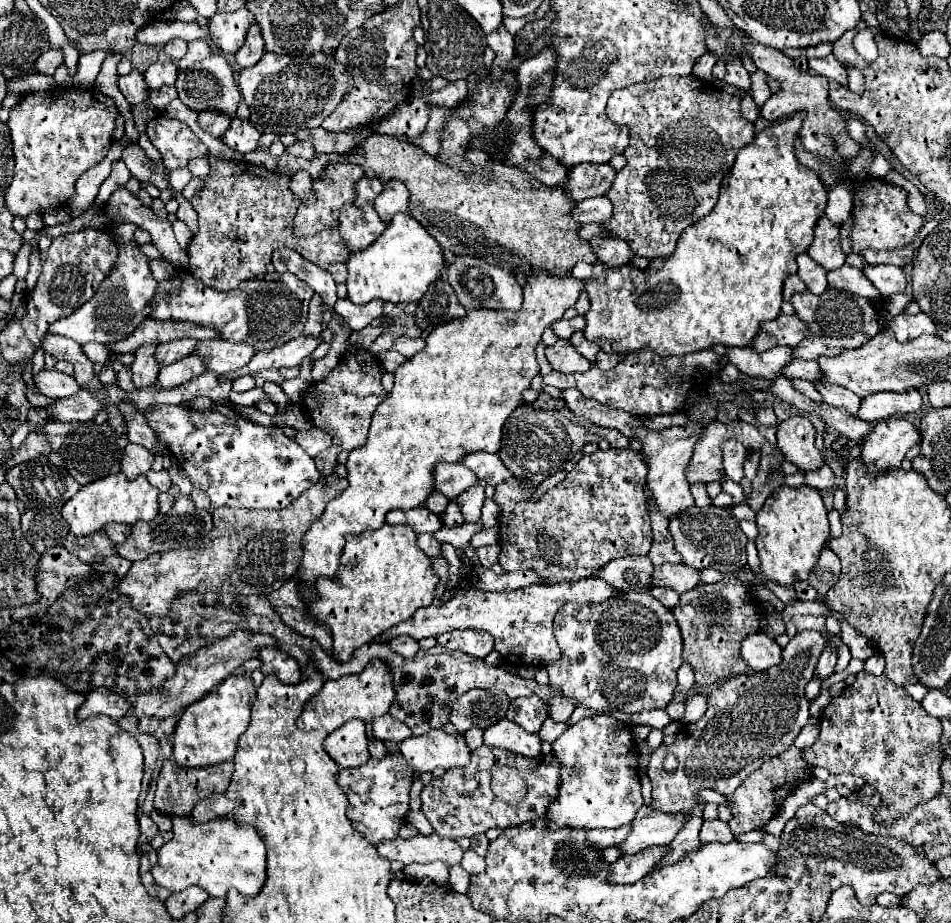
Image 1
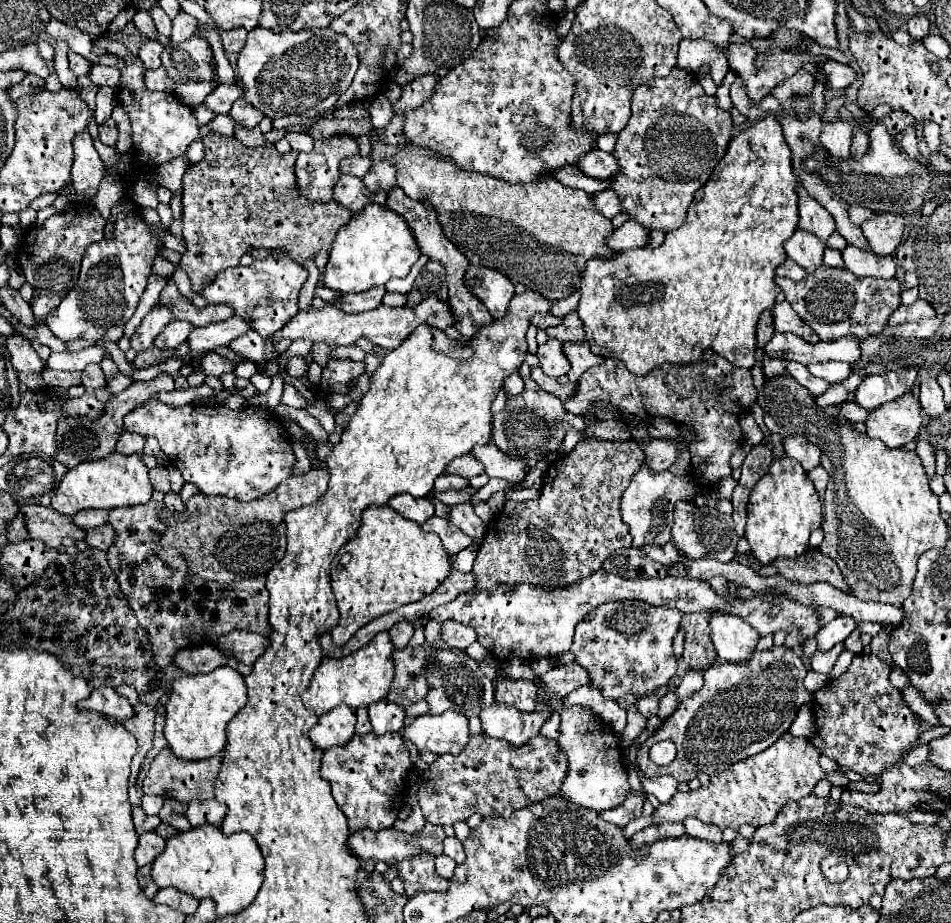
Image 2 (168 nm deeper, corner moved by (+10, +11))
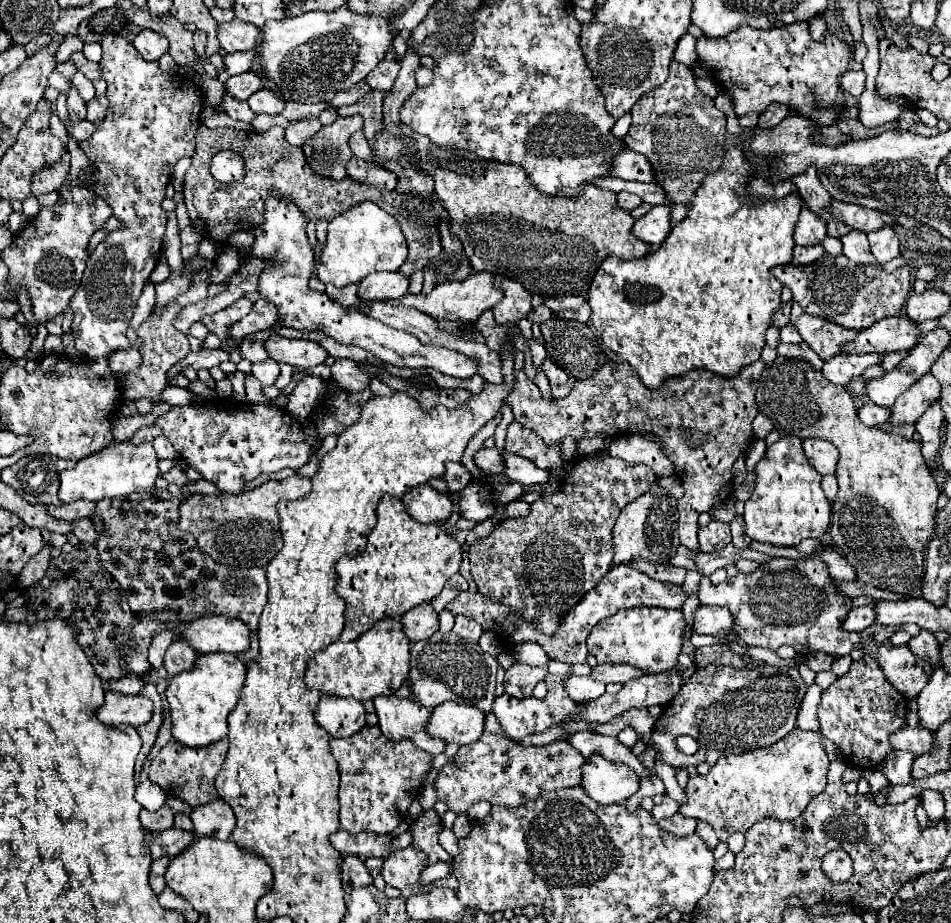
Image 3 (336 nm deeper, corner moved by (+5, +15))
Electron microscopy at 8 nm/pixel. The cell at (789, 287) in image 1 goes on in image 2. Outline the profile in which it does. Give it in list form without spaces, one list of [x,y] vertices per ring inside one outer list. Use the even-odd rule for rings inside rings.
[[[786,258],[784,264],[776,270],[776,274],[778,274],[778,276],[786,276],[786,278],[790,278],[790,280],[802,280],[802,278],[806,278],[808,272],[806,272],[804,268],[800,268],[800,264],[796,264],[794,260]]]

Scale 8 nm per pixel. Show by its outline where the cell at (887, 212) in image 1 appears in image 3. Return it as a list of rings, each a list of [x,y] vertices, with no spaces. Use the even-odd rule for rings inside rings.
[[[883,226],[877,232],[869,232],[867,238],[871,244],[871,252],[879,264],[899,256],[899,236],[893,226]]]

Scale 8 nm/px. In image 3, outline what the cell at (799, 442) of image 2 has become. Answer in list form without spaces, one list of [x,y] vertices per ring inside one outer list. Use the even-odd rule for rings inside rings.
[[[805,438],[803,450],[805,450],[807,460],[813,464],[813,468],[819,474],[833,474],[835,472],[839,452],[833,448],[831,442],[819,440],[819,438]]]

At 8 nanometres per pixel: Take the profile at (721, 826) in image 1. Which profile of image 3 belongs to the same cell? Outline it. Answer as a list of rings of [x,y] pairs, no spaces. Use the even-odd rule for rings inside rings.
[[[699,820],[695,834],[697,834],[711,850],[713,850],[713,848],[717,846],[717,842],[719,842],[719,838],[715,836],[715,830],[711,828],[711,824],[707,824],[707,822],[703,822],[703,820]]]

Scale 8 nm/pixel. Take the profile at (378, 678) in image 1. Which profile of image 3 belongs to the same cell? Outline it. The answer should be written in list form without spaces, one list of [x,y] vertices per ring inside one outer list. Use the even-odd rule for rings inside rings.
[[[379,620],[371,630],[355,642],[337,640],[319,650],[309,662],[305,684],[327,696],[345,696],[355,700],[371,700],[375,696],[393,696],[409,674],[409,640],[399,620]]]

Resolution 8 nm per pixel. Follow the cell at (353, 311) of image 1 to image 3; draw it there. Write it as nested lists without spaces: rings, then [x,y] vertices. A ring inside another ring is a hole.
[[[399,272],[371,274],[359,284],[359,300],[393,300],[407,294],[409,280]]]

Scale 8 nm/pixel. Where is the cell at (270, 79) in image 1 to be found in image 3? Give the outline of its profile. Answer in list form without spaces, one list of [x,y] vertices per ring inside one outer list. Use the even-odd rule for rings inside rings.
[[[351,10],[305,12],[297,18],[269,20],[261,28],[259,48],[263,76],[277,86],[285,102],[331,102],[337,92],[359,84],[383,58],[391,44],[389,20],[379,16],[361,16]]]

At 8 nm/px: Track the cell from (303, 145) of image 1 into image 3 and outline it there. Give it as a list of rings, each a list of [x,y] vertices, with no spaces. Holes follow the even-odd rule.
[[[317,118],[297,120],[297,122],[289,124],[289,128],[285,130],[285,138],[293,146],[303,146],[315,132],[319,132],[319,128],[321,128],[321,124]]]

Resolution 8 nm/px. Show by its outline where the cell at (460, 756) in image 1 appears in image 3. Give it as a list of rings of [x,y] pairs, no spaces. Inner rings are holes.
[[[445,702],[431,712],[427,734],[463,746],[479,740],[483,734],[483,720],[485,714],[473,706]]]

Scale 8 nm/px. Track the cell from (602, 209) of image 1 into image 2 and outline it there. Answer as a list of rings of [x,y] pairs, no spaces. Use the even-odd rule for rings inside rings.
[[[606,190],[606,192],[598,192],[598,196],[592,196],[594,206],[598,208],[598,212],[602,212],[606,218],[612,218],[620,212],[620,198],[614,190]]]

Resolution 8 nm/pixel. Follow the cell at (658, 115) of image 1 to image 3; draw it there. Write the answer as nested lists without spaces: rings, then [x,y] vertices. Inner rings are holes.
[[[677,60],[671,62],[671,74],[669,78],[655,90],[651,90],[647,96],[639,98],[639,104],[635,104],[635,108],[631,110],[633,122],[631,128],[625,136],[625,146],[633,152],[643,154],[655,174],[655,182],[663,188],[663,192],[667,192],[667,196],[671,196],[671,204],[689,204],[691,198],[695,196],[697,188],[701,186],[701,182],[717,172],[717,168],[723,164],[723,156],[725,156],[725,124],[727,124],[727,116],[715,108],[713,98],[705,96],[697,84],[695,84],[695,76],[691,72],[689,66],[679,64]]]

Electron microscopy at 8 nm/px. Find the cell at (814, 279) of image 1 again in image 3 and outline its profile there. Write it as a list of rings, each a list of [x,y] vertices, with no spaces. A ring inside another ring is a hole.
[[[807,208],[801,210],[799,222],[795,226],[795,244],[799,246],[815,246],[821,244],[823,238],[827,236],[825,232],[825,222],[821,218],[817,218],[815,214],[811,214]]]

